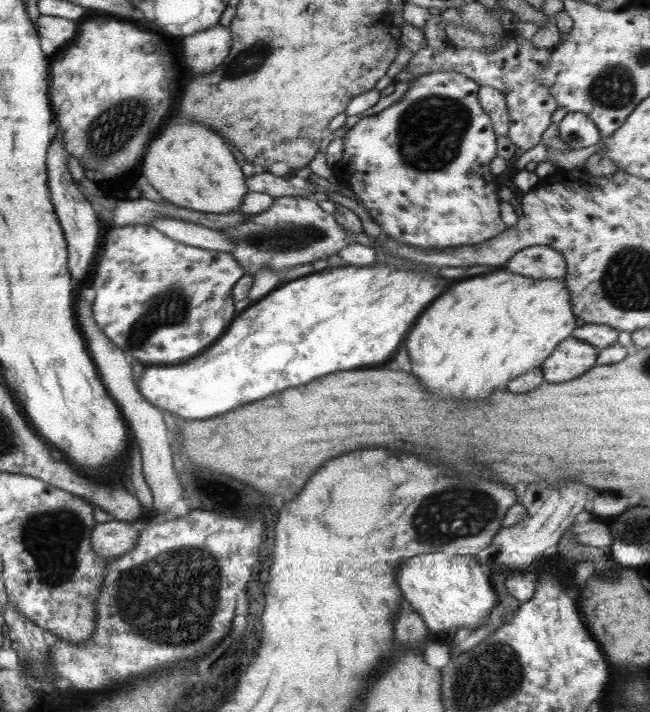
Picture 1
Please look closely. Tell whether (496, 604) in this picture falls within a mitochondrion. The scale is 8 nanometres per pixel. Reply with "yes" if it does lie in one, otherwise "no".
no

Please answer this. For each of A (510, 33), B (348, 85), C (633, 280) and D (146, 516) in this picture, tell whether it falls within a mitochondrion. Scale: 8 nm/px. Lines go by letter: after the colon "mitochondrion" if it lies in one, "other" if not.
A: other
B: other
C: mitochondrion
D: other

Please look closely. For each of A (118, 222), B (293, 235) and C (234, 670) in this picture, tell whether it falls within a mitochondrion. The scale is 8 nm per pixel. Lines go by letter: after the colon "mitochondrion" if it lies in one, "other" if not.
A: other
B: mitochondrion
C: other

